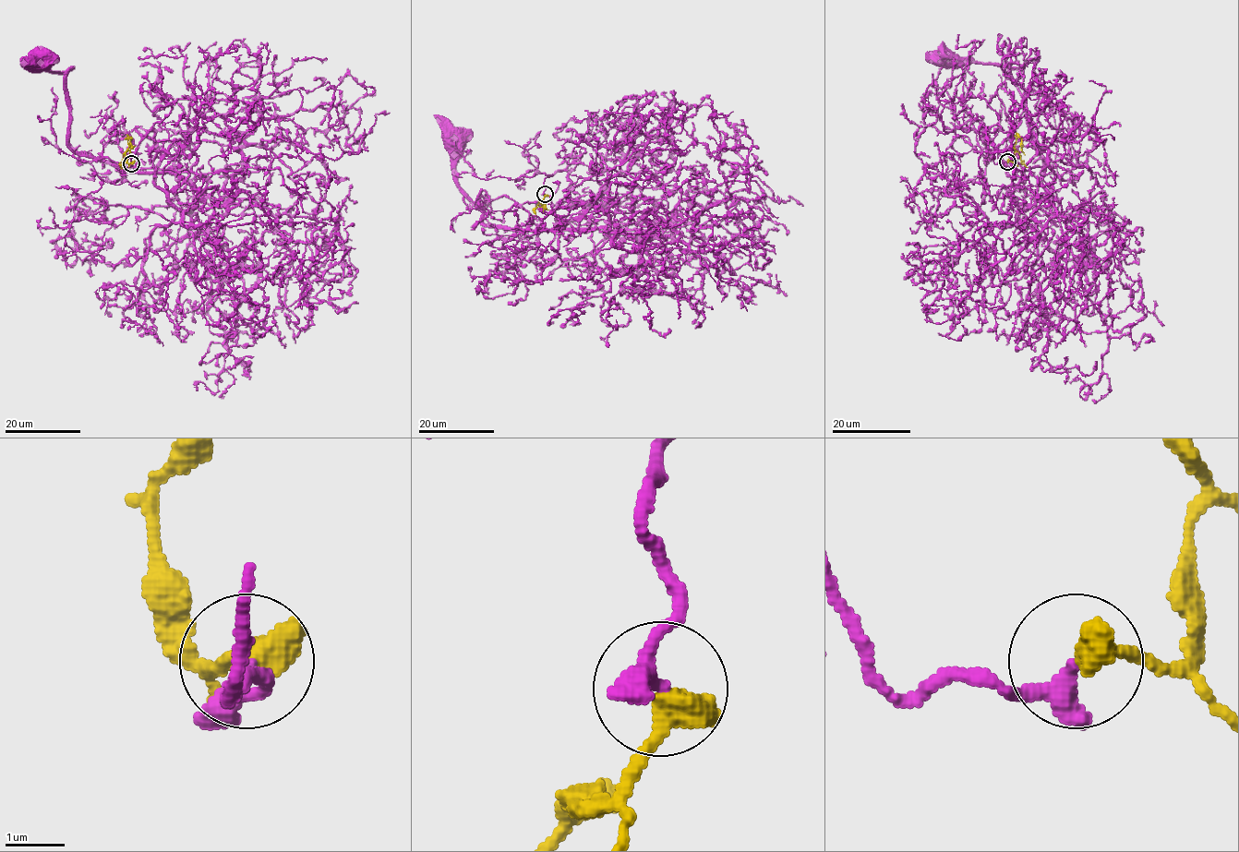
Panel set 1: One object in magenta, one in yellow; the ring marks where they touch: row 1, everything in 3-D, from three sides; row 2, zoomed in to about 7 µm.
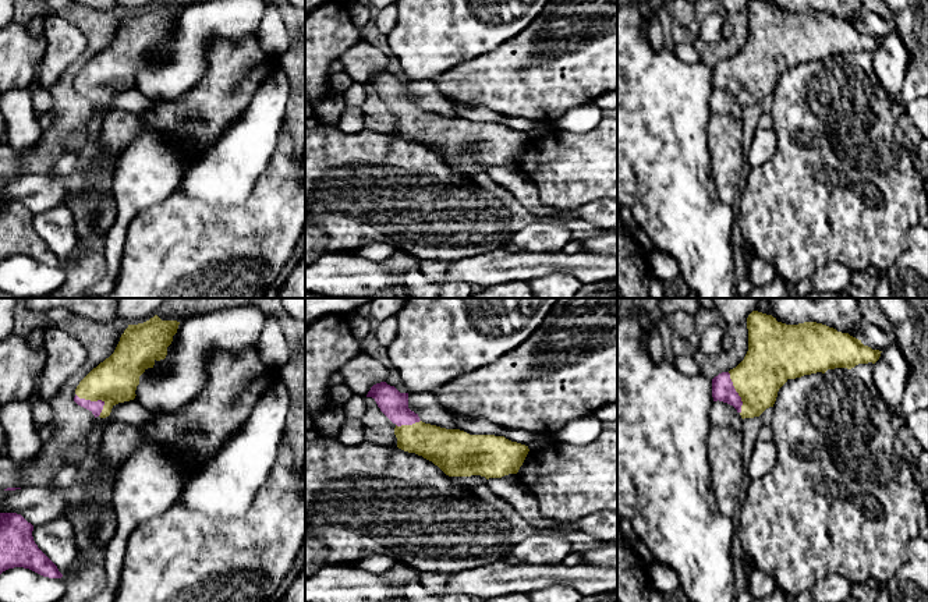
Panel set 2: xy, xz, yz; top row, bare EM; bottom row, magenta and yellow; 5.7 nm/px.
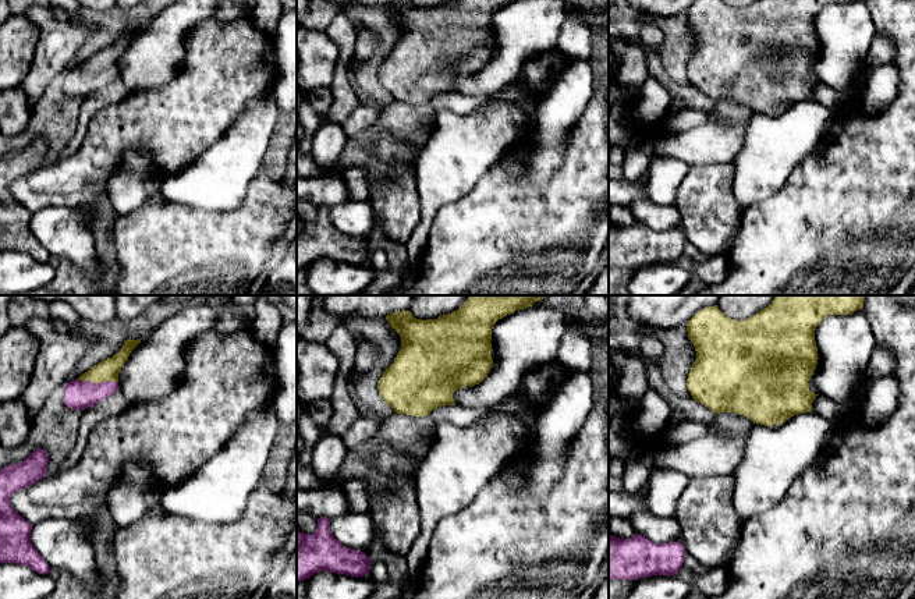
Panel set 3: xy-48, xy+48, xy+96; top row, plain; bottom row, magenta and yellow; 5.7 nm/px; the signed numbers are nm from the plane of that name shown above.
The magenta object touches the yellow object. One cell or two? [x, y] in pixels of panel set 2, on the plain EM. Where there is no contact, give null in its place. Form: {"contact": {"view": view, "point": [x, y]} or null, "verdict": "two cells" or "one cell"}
{"contact": {"view": "xy", "point": [95, 89]}, "verdict": "one cell"}

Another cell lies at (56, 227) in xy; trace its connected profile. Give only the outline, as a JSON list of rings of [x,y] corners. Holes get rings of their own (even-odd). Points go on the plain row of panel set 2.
[[[65,205],[33,215],[32,224],[38,236],[57,254],[63,263],[78,255],[79,238],[75,220]]]

